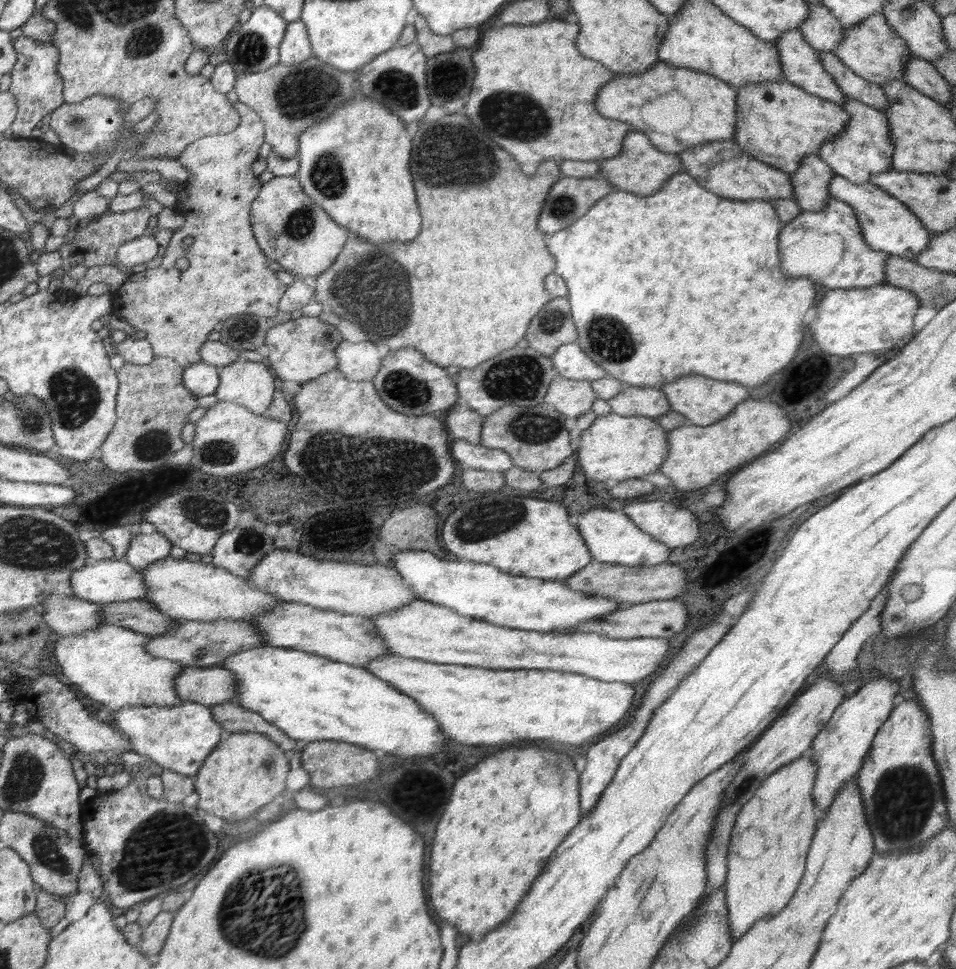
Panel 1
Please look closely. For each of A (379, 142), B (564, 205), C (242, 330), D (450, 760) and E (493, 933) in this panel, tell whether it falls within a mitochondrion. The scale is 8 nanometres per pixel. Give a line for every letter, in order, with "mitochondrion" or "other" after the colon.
A: other
B: mitochondrion
C: mitochondrion
D: other
E: other

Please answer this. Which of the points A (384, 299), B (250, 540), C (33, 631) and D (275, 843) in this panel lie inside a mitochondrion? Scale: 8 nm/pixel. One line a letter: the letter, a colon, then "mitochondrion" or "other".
A: mitochondrion
B: mitochondrion
C: other
D: other

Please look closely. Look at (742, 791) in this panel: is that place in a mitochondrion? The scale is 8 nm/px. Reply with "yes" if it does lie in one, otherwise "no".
yes

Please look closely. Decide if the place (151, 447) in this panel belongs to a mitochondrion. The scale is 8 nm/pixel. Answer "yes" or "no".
yes

